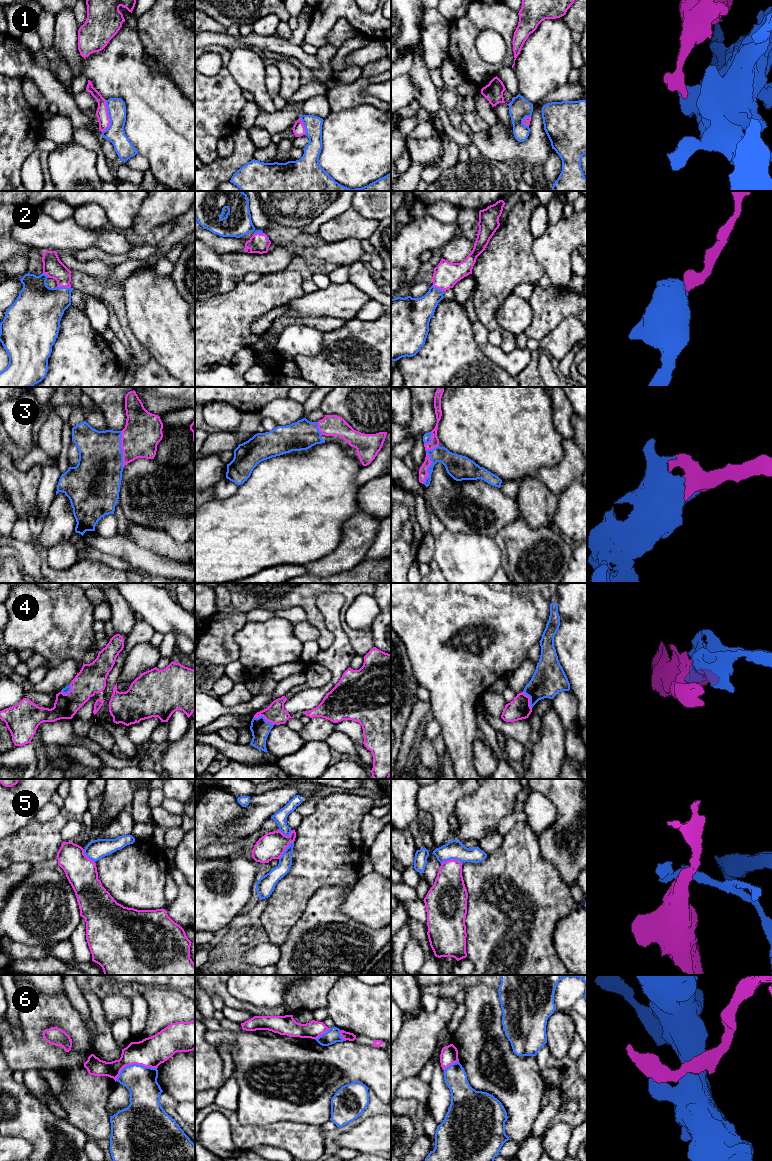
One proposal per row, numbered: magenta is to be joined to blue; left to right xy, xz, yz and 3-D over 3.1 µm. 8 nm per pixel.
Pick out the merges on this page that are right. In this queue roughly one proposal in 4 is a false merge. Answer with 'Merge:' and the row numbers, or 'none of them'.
Merge: 2, 3, 4

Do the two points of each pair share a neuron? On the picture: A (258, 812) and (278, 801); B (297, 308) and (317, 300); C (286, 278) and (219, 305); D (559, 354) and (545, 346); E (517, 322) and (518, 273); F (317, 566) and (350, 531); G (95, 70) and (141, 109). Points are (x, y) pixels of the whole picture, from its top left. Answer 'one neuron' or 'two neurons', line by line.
A: one neuron
B: one neuron
C: one neuron
D: one neuron
E: two neurons
F: one neuron
G: one neuron

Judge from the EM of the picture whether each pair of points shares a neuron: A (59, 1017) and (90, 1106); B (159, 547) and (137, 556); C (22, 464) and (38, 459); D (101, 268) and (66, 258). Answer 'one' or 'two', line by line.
A: one
B: two
C: one
D: one

